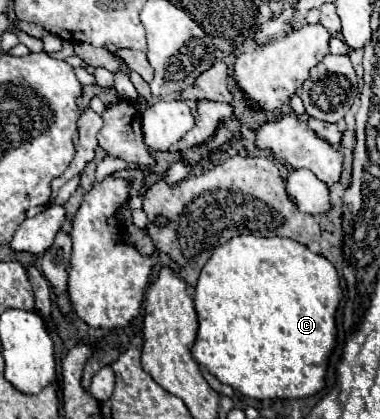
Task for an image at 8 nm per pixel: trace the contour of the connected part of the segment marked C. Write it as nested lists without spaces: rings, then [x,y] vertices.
[[[235,236],[229,242],[217,246],[211,254],[211,258],[205,262],[205,266],[201,268],[197,286],[195,286],[195,310],[197,310],[197,318],[199,318],[199,332],[197,332],[197,340],[191,348],[191,356],[193,360],[209,370],[213,376],[217,376],[223,384],[229,384],[231,388],[239,390],[243,396],[255,398],[255,400],[285,400],[285,398],[305,398],[311,396],[315,392],[319,392],[325,386],[325,370],[327,370],[327,358],[335,346],[335,310],[337,304],[341,300],[341,288],[339,288],[339,276],[337,270],[333,268],[333,264],[319,256],[313,254],[311,250],[307,250],[307,246],[291,240],[291,238],[257,238],[257,236]]]

